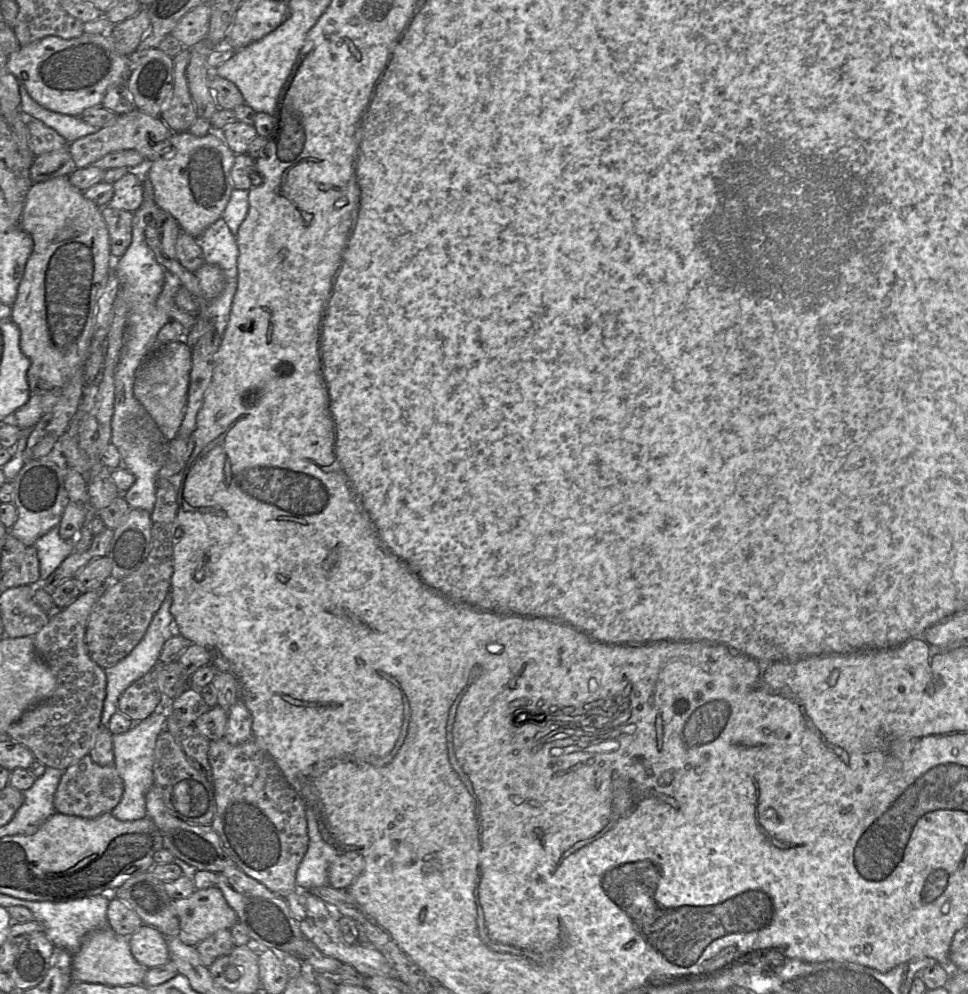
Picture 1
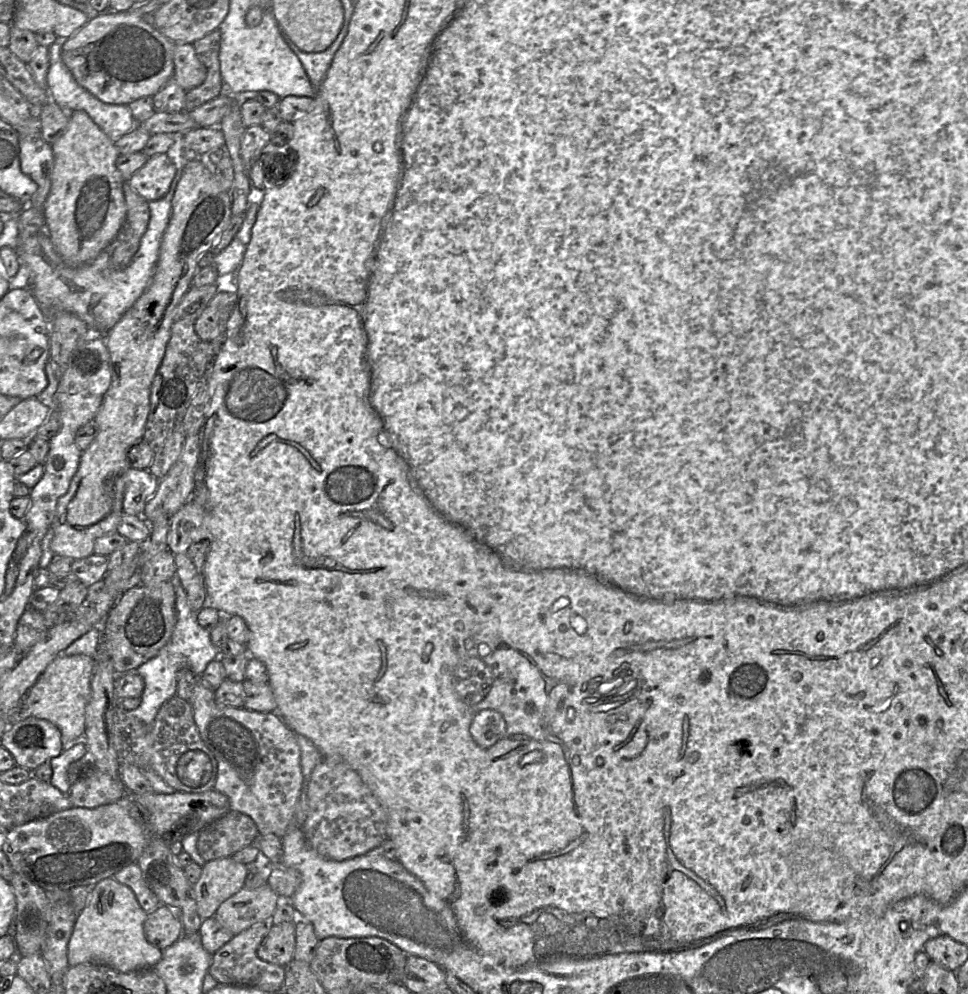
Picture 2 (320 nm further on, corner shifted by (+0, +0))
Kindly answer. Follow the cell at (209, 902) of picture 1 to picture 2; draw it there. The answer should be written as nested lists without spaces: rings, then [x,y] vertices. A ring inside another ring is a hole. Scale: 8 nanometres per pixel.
[[[231,856],[206,861],[201,875],[192,885],[197,911],[202,920],[214,916],[219,905],[244,887],[247,865],[235,861]]]

